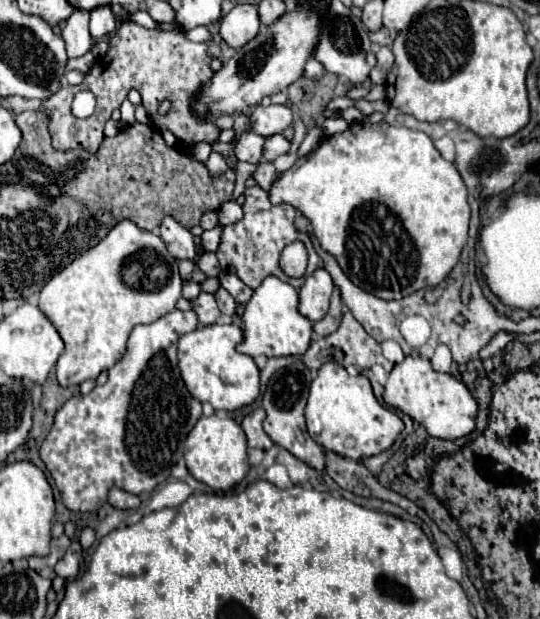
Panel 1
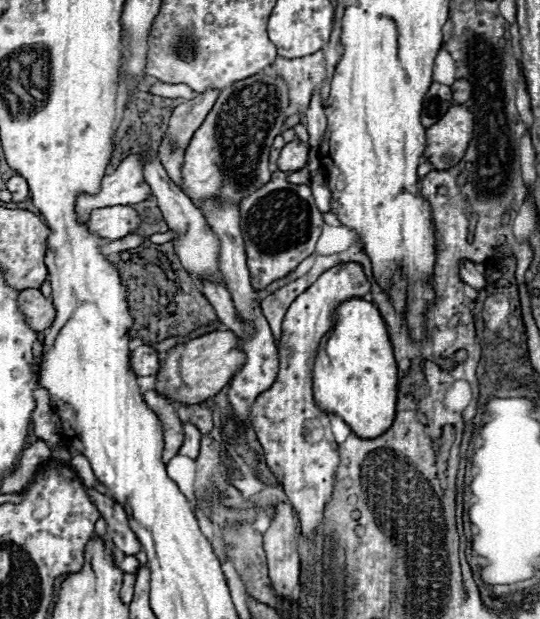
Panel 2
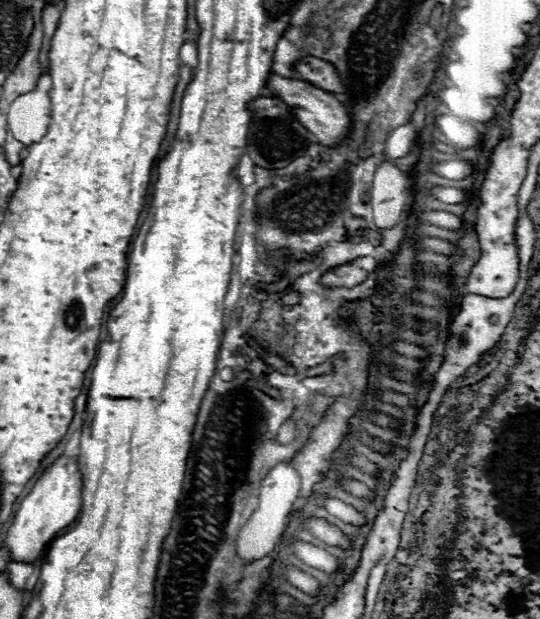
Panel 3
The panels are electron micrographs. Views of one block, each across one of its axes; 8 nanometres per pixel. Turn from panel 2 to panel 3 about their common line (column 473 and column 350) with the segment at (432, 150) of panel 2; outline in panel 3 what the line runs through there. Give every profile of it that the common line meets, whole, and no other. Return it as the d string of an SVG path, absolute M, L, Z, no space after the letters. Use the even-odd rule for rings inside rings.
M270 74L268 88L272 90L274 96L282 98L292 108L292 112L296 114L296 118L318 138L320 144L324 144L324 146L336 146L352 130L352 118L350 118L346 106L340 104L332 94L328 94L328 92L324 92L324 90L308 84L308 82L290 80L290 78L278 78L278 74Z

